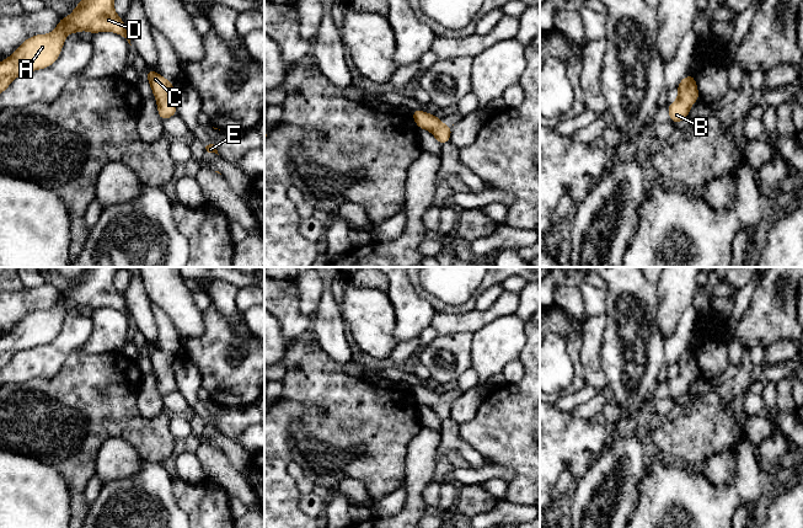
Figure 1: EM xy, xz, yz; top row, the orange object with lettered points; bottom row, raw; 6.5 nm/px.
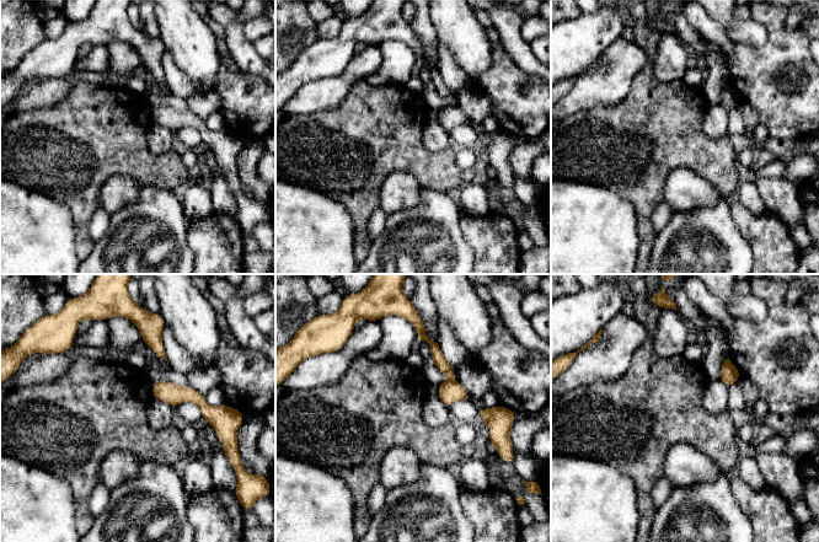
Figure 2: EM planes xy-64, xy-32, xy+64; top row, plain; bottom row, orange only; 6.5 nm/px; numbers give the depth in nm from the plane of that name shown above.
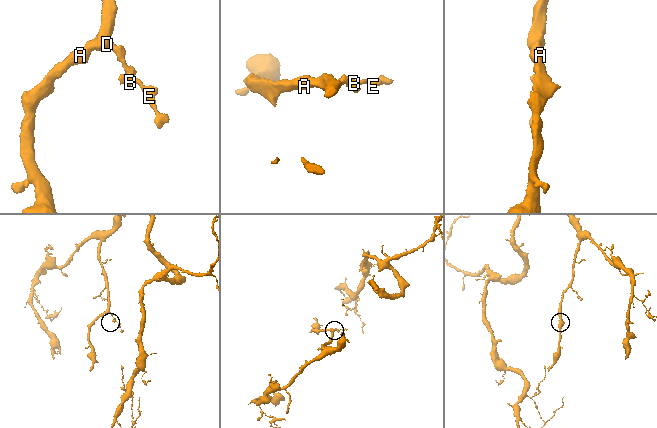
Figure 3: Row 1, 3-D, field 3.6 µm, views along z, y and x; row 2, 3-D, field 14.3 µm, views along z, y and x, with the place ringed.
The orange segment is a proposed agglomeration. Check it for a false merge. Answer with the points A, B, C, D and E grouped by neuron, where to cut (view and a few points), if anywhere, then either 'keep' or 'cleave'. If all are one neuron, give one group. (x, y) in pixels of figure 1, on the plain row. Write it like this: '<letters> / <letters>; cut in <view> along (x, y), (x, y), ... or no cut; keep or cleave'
A B C D E; no cut; keep

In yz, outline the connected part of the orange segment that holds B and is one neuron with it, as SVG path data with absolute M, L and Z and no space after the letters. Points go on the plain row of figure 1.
M687 350L678 359L676 364L678 375L667 380L670 398L673 400L686 395L690 389L690 383L700 374L695 352L692 352L691 350Z

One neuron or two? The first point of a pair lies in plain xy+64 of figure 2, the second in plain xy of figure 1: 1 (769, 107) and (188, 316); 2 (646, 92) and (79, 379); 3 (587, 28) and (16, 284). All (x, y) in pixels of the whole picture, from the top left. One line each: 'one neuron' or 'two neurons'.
1: two neurons
2: one neuron
3: two neurons

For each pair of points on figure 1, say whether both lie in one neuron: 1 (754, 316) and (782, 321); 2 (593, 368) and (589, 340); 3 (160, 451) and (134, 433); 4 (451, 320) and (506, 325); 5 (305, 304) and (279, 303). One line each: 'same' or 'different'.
1: same
2: same
3: same
4: different
5: different

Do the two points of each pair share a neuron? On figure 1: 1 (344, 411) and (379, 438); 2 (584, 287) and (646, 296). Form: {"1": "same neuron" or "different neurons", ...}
{"1": "same neuron", "2": "different neurons"}

